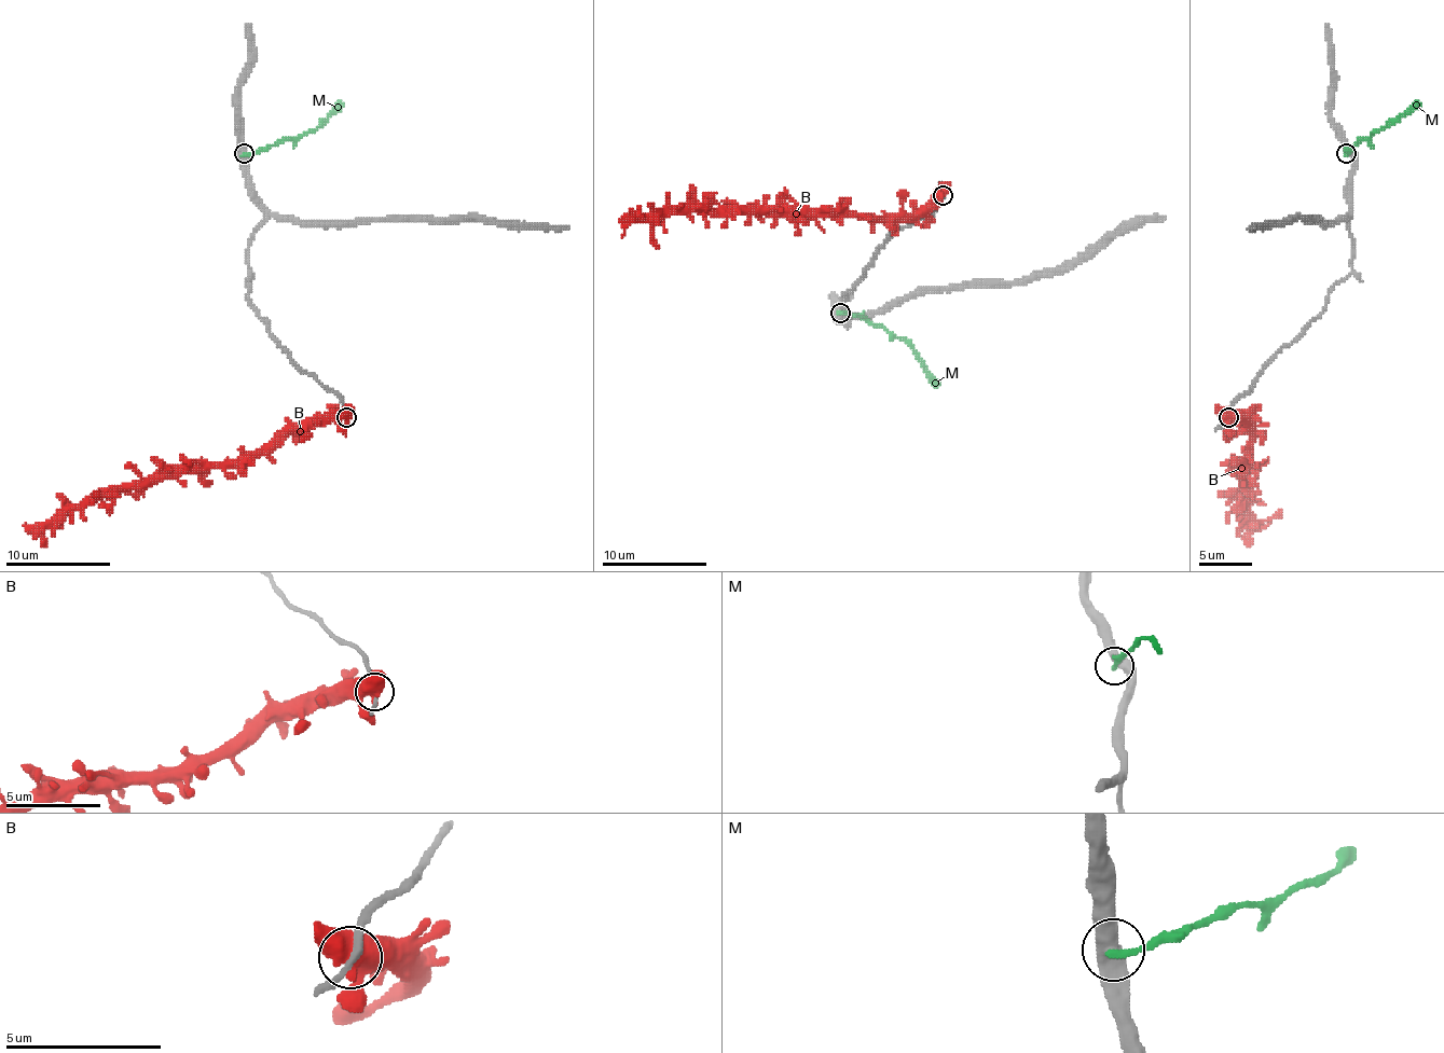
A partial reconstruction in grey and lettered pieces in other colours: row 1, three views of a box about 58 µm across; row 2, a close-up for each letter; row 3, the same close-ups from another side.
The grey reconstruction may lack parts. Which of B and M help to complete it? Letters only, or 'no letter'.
no letter

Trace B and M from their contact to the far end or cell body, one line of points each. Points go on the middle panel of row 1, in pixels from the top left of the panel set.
B: (941, 195), (918, 211), (881, 217), (652, 211), (630, 221), (621, 237)
M: (839, 314), (863, 316), (899, 337), (934, 387)

